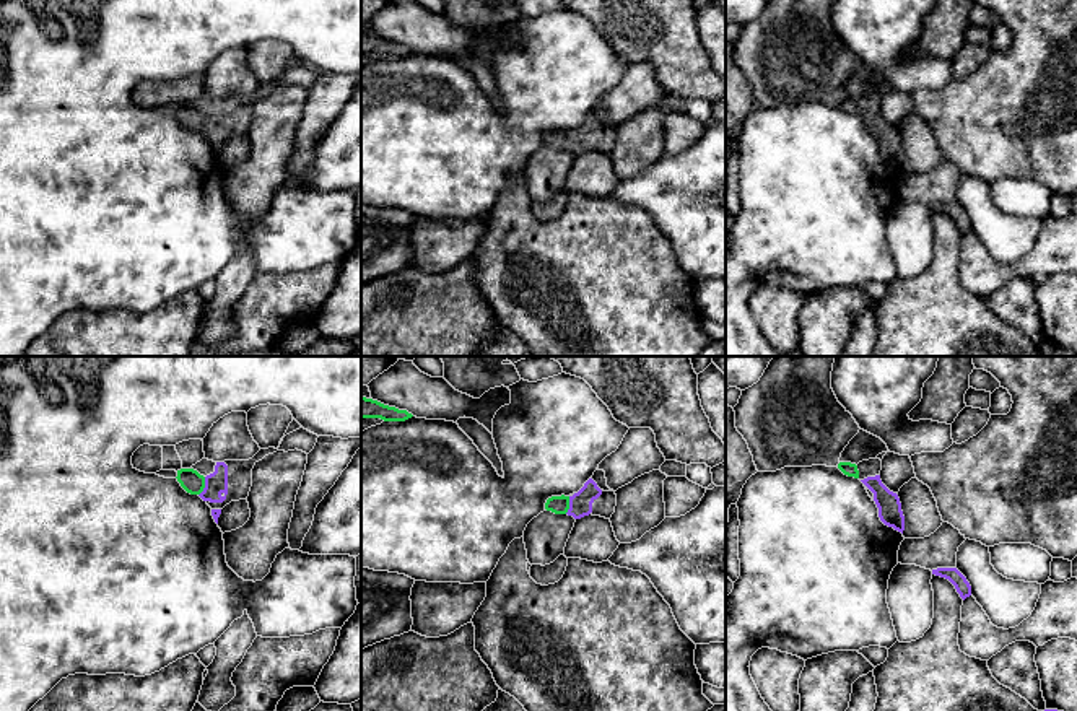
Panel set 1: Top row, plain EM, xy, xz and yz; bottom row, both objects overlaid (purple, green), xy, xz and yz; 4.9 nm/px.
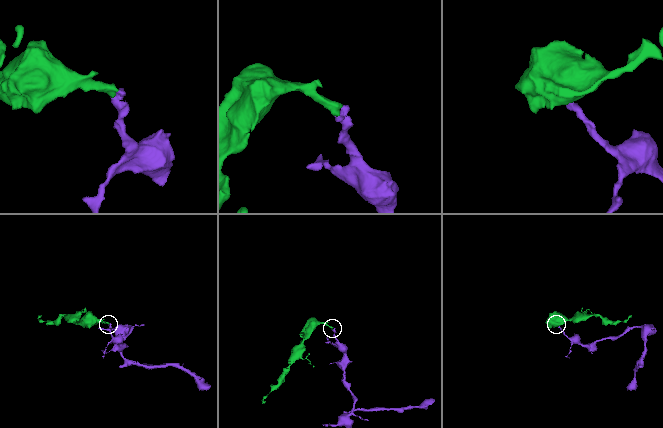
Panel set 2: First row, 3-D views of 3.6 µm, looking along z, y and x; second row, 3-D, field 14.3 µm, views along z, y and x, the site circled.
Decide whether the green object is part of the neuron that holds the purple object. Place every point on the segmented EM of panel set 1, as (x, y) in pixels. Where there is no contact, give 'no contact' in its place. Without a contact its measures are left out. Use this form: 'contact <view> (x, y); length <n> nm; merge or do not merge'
contact xy (205, 487); length 100 nm; merge

